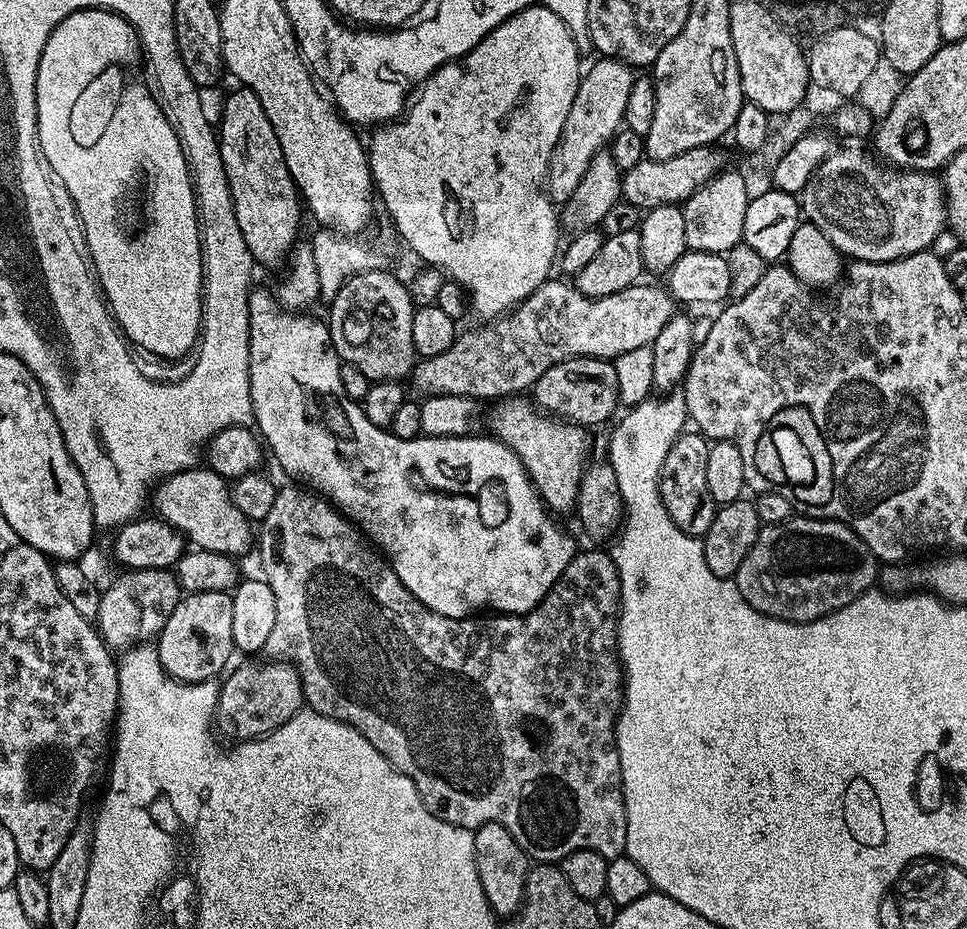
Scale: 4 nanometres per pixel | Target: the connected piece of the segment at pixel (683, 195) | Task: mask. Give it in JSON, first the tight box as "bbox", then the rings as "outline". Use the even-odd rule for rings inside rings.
{"bbox":[620,147,725,210],"outline":[[[719,147],[695,148],[686,154],[674,154],[665,160],[642,159],[633,169],[625,171],[620,181],[620,195],[623,203],[647,210],[663,204],[683,205],[702,186],[712,181],[712,177],[725,167],[724,156]]]}

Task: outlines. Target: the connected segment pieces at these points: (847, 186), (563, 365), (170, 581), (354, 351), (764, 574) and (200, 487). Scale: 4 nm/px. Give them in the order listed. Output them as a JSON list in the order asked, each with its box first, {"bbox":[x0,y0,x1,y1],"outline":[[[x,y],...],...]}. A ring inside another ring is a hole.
[{"bbox":[802,148,946,264],"outline":[[[856,148],[830,153],[802,193],[802,212],[807,223],[818,226],[832,245],[852,260],[881,264],[931,249],[940,231],[946,228],[941,177],[885,166],[872,156]]]},{"bbox":[530,356,620,424],"outline":[[[575,356],[572,360],[558,362],[550,366],[550,370],[546,370],[546,374],[542,374],[542,378],[532,385],[530,396],[541,412],[570,424],[604,424],[612,415],[617,415],[616,408],[620,404],[615,363],[593,356]]]},{"bbox":[94,568,182,650],"outline":[[[133,568],[121,573],[121,576],[108,589],[105,587],[101,591],[101,602],[98,603],[98,614],[94,621],[101,638],[112,650],[134,648],[137,644],[155,637],[166,626],[170,614],[174,614],[174,610],[182,599],[182,589],[176,580],[175,571],[166,568]]]},{"bbox":[326,268,416,382],"outline":[[[380,268],[352,275],[339,288],[338,294],[329,303],[330,314],[326,316],[326,323],[332,335],[332,345],[340,355],[341,361],[350,366],[358,366],[358,370],[362,370],[362,374],[366,374],[366,378],[370,382],[378,380],[403,381],[411,373],[414,365],[410,322],[416,305],[407,283],[403,283],[391,272],[389,269]]]},{"bbox":[734,514,878,624],"outline":[[[800,514],[781,524],[763,525],[750,554],[746,554],[742,566],[738,566],[734,579],[742,598],[746,598],[754,610],[777,616],[779,620],[805,624],[808,620],[838,611],[873,587],[878,580],[878,561],[870,546],[862,542],[853,528],[839,520],[813,520]]]},{"bbox":[154,466,253,558],"outline":[[[189,466],[185,472],[176,472],[161,479],[154,492],[154,500],[155,496],[155,511],[159,519],[167,520],[170,526],[174,526],[189,545],[221,552],[233,558],[240,558],[251,544],[253,547],[253,521],[247,520],[242,510],[234,506],[229,481],[218,475],[213,468]]]}]

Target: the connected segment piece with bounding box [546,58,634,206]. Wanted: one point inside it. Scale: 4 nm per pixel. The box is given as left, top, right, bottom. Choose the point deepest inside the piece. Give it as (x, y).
(599, 107)

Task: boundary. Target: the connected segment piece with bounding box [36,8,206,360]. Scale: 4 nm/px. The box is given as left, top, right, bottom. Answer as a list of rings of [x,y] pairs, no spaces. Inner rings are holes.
[[[83,8],[81,12],[70,14],[62,22],[58,22],[58,26],[50,34],[50,38],[42,50],[42,58],[38,62],[38,74],[36,75],[36,137],[40,140],[40,154],[43,163],[50,169],[51,175],[55,177],[58,184],[58,179],[60,179],[61,186],[68,191],[68,196],[72,199],[73,206],[76,207],[76,216],[80,219],[81,230],[84,231],[82,244],[86,249],[87,259],[90,261],[91,267],[98,277],[98,287],[112,313],[113,321],[119,326],[121,333],[127,338],[127,341],[135,347],[140,346],[142,349],[160,358],[174,360],[184,357],[191,349],[193,351],[199,341],[203,327],[204,285],[206,283],[204,256],[200,252],[200,235],[196,233],[196,224],[192,221],[192,192],[188,192],[188,176],[184,176],[184,167],[187,166],[188,163],[186,160],[180,160],[178,134],[172,129],[167,118],[164,117],[164,111],[160,109],[157,101],[148,100],[148,96],[145,96],[142,91],[134,92],[127,89],[125,96],[118,106],[118,111],[116,111],[116,118],[112,128],[103,131],[102,138],[96,146],[88,148],[88,152],[84,152],[84,148],[76,148],[76,144],[72,144],[72,136],[68,136],[68,108],[72,108],[72,100],[76,100],[78,90],[84,88],[89,78],[95,78],[96,73],[99,72],[104,64],[116,64],[120,66],[124,64],[123,60],[130,60],[129,62],[135,61],[137,59],[137,57],[135,57],[136,44],[138,48],[136,29],[132,27],[129,20],[124,19],[124,17],[120,16],[117,12],[107,8]],[[143,184],[144,233],[141,234],[140,240],[135,240],[136,200],[132,195],[135,194],[136,188],[142,187]],[[116,302],[168,302],[168,312],[166,312],[168,316],[146,316],[146,314],[140,314],[140,316],[138,316],[138,310],[136,310],[136,316],[130,316],[126,310],[122,310],[122,306],[112,308],[116,305]]]

